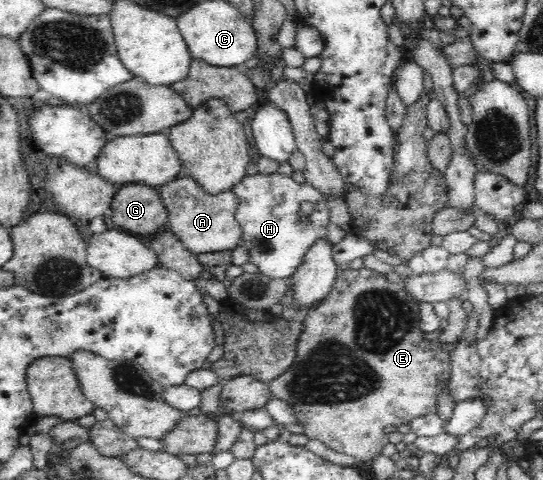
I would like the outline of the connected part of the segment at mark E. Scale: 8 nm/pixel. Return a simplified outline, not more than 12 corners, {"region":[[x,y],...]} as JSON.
{"region":[[367,267],[338,272],[267,383],[369,462],[435,413],[453,343]]}

